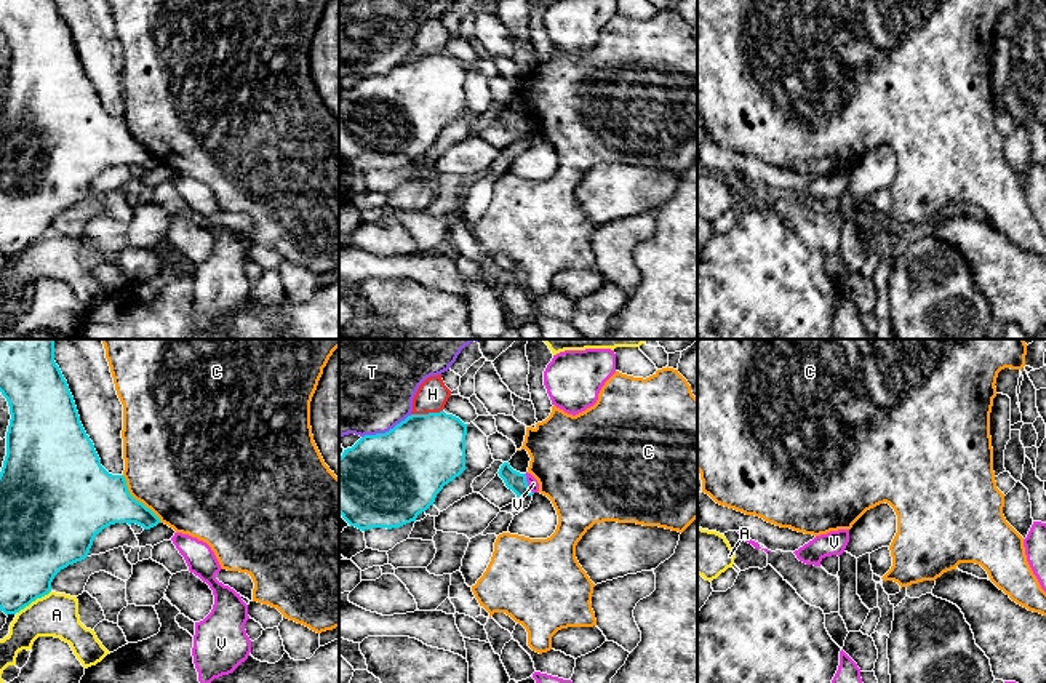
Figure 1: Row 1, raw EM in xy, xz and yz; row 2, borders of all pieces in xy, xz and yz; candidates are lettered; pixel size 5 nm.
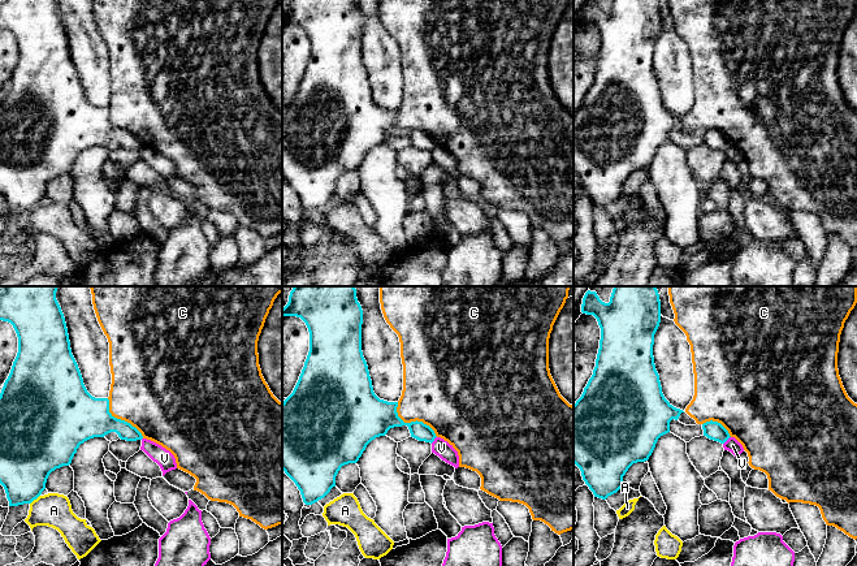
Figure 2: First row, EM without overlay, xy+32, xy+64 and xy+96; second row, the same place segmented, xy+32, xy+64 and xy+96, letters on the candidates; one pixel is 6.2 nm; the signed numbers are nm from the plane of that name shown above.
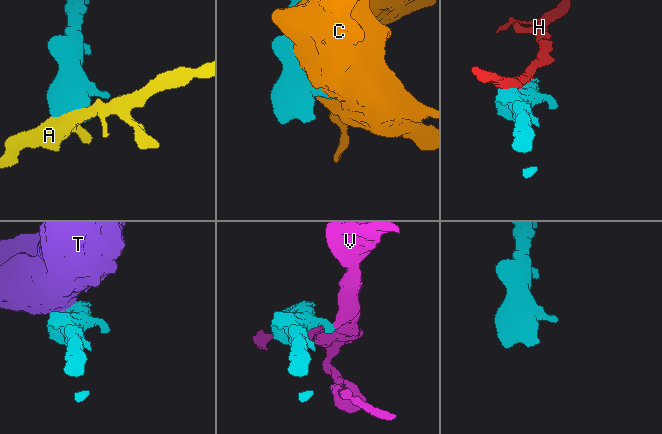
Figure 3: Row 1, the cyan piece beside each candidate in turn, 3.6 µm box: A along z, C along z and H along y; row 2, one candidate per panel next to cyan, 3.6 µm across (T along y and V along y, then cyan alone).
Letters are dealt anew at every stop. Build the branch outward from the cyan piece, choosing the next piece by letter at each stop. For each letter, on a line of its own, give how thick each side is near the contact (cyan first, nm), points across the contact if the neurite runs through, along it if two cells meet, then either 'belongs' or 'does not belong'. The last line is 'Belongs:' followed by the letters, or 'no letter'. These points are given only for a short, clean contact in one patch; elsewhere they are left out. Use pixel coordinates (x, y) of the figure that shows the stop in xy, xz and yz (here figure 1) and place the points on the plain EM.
A: calibres 340 and 220 nm; does not belong
C: calibres 320 and 480 nm; does not belong
H: calibres 400 and 160 nm; does not belong
T: calibres 480 and 380 nm; does not belong
V: calibres 100 and 50 nm; border xz (523, 115), (533, 135); does not belong
Belongs: no letter

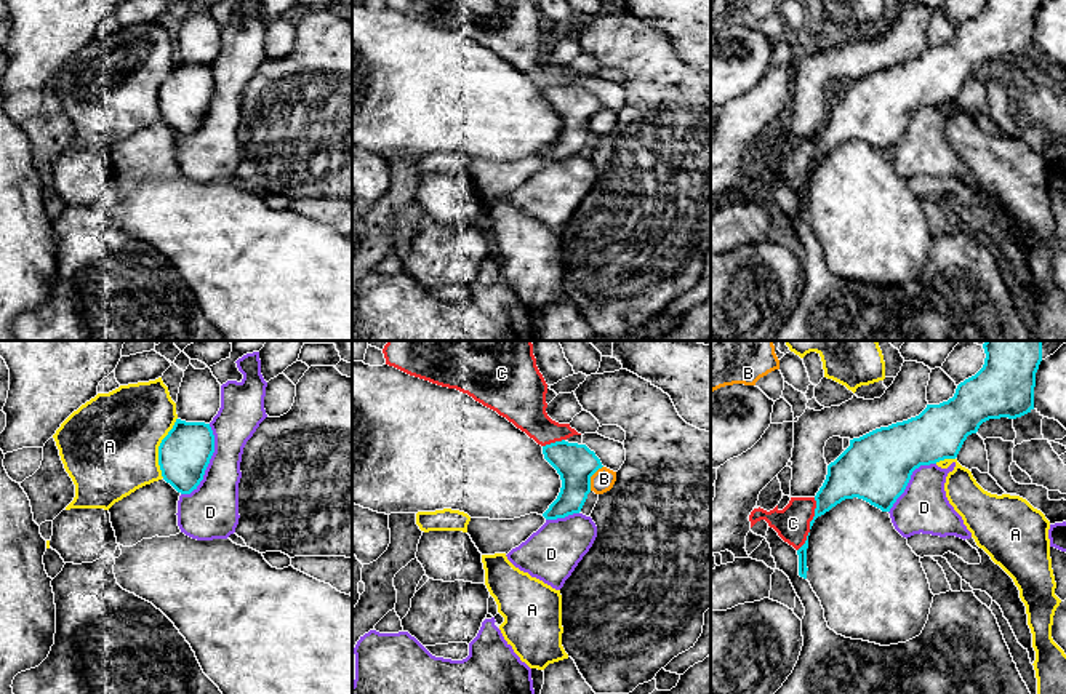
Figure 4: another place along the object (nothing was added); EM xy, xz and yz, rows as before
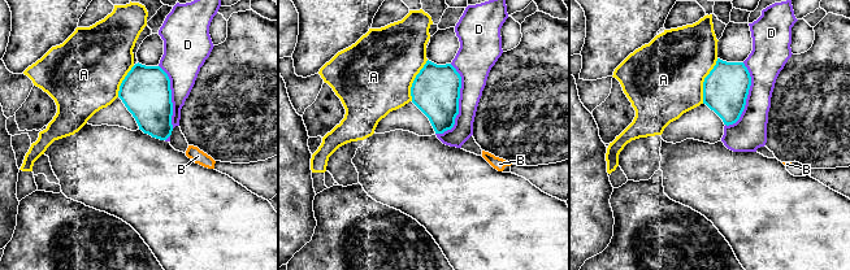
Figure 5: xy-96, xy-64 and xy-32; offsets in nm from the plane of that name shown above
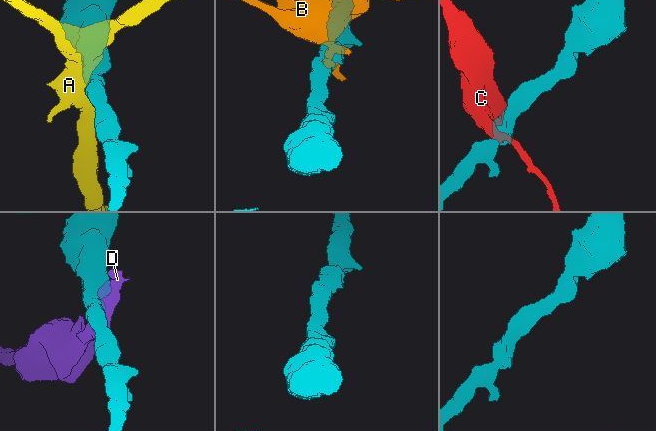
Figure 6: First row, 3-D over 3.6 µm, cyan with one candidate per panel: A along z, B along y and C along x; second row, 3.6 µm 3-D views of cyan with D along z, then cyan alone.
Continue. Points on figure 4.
A: calibres 260 and 500 nm; does not belong
B: calibres 200 and 110 nm; border xz (602, 107), (591, 119), (589, 131); does not belong
C: calibres 220 and 180 nm; border yz (815, 139), (815, 157), (809, 170); does not belong
D: calibres 260 and 280 nm; does not belong
Belongs: no letter

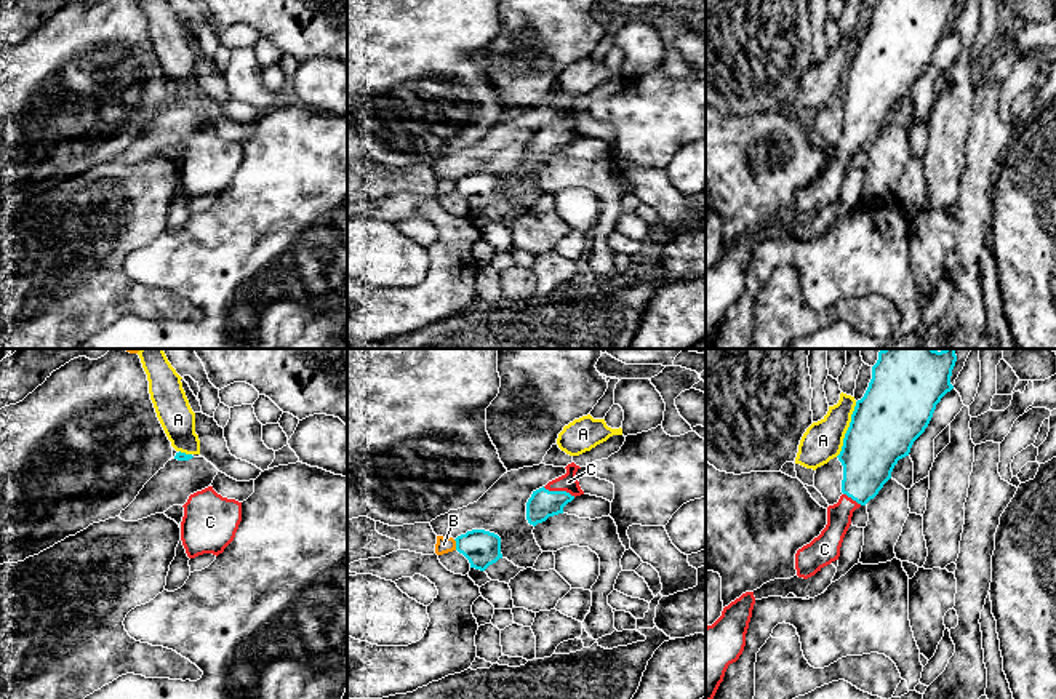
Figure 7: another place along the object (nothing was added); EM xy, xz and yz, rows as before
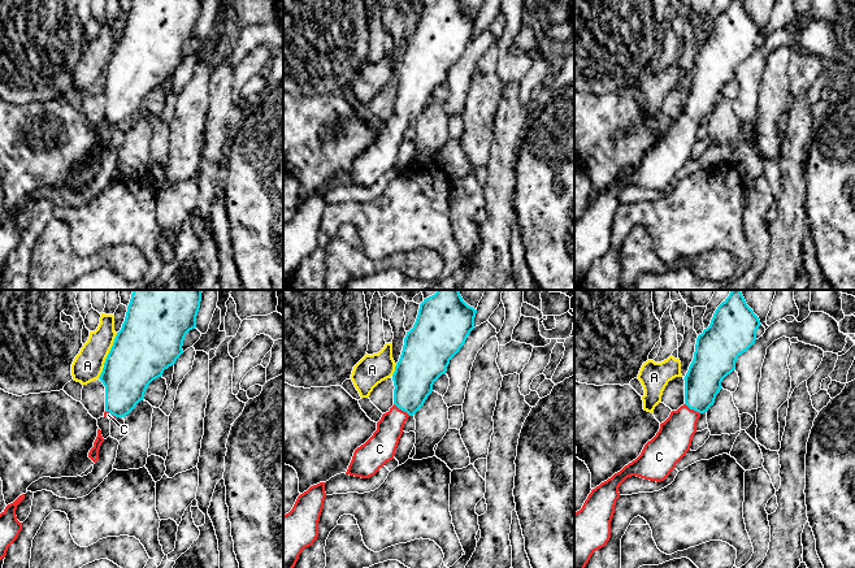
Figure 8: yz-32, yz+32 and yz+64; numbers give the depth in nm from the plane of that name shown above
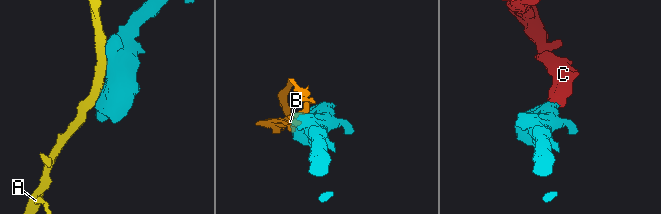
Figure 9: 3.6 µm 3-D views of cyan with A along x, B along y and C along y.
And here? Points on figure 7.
A: calibres 360 and 200 nm; does not belong
B: calibres 180 and 80 nm; does not belong
C: calibres 140 and 90 nm; way xz (543, 144), (559, 133), (568, 123); belongs
Belongs: C

